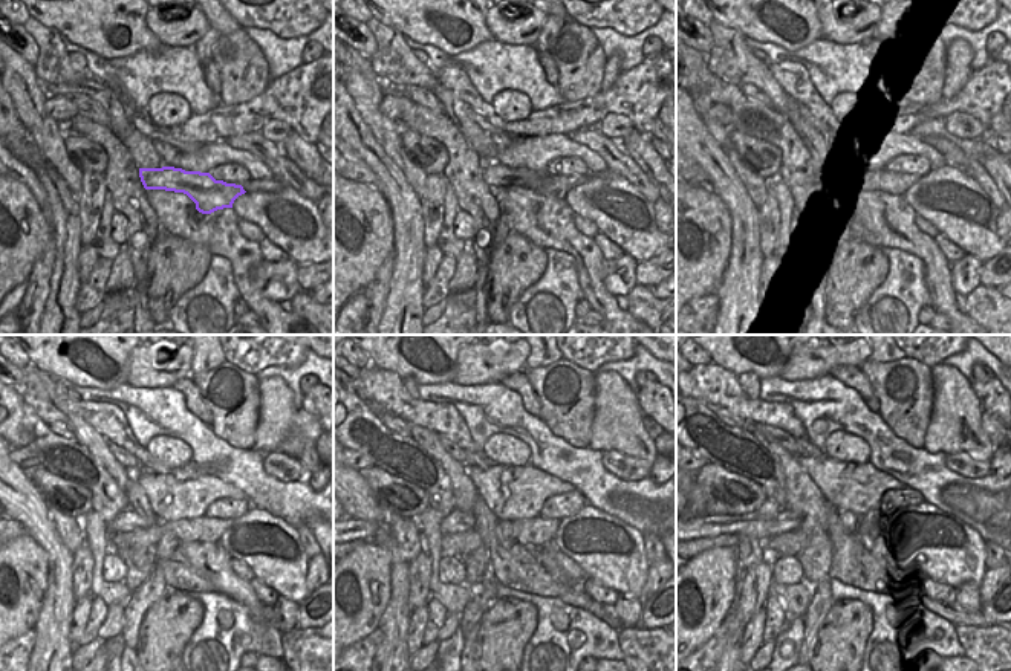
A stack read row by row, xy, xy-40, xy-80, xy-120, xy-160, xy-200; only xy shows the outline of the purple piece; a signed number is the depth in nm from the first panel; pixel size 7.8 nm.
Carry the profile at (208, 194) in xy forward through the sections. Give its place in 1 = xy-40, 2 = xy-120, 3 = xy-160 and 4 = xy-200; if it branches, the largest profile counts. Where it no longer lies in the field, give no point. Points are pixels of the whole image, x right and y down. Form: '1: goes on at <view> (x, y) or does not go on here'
1: goes on at xy-40 (497, 176)
2: goes on at xy-120 (127, 520)
3: goes on at xy-160 (456, 521)
4: goes on at xy-200 (786, 521)

